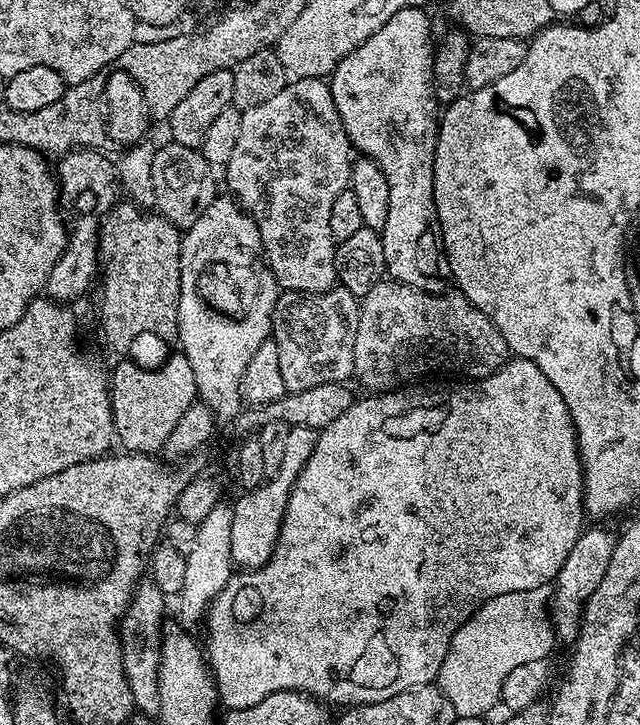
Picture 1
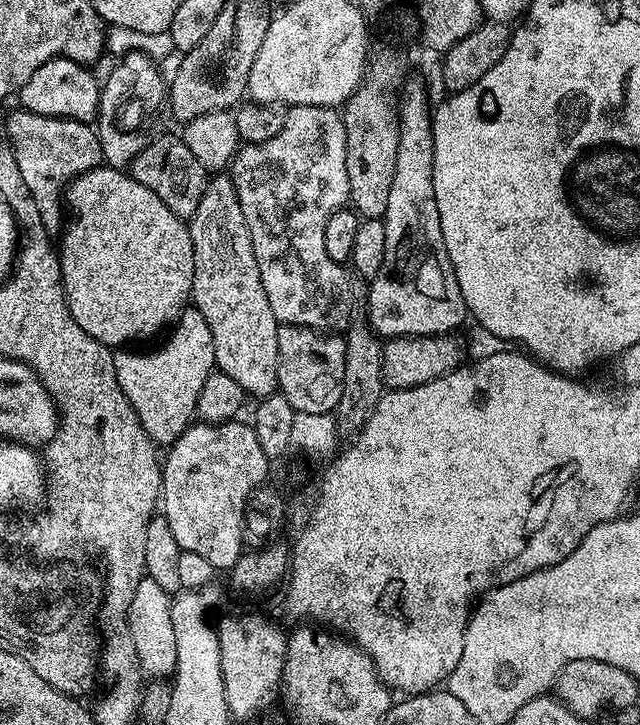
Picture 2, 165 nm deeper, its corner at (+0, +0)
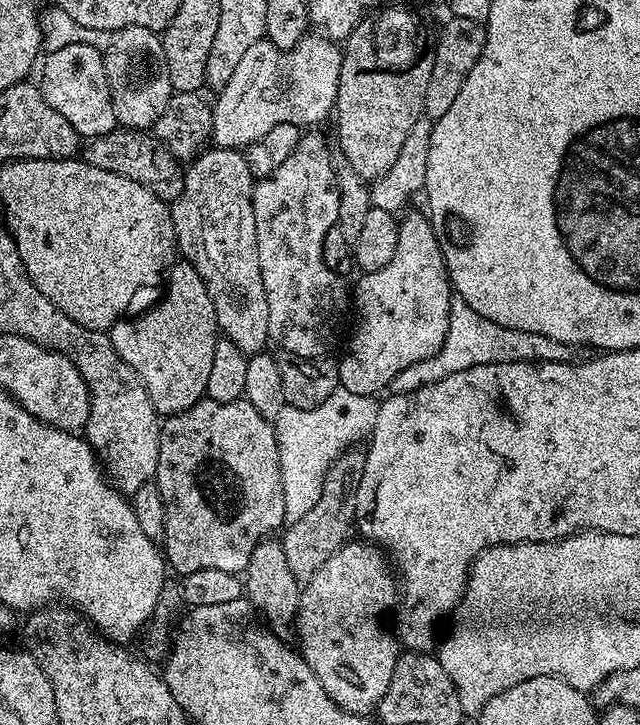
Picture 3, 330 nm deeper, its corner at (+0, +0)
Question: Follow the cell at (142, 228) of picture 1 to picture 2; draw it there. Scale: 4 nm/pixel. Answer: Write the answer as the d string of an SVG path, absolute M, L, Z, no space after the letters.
M107 166L92 168L89 172L73 178L72 183L66 188L66 212L68 217L63 225L62 235L59 237L61 240L58 240L60 285L64 288L64 301L74 322L78 322L78 326L82 326L82 330L86 330L86 334L90 334L90 338L108 345L113 350L119 349L121 346L135 345L132 344L135 340L148 340L151 336L158 335L160 331L163 333L169 326L175 325L180 318L180 313L189 303L194 282L194 246L190 242L187 223L173 214L169 206L166 206L166 203L162 202L157 194L136 181L127 171Z

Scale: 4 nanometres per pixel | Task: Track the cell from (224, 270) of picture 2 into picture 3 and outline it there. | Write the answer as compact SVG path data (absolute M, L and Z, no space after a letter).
M209 147L187 165L181 196L170 204L174 234L179 255L198 270L206 290L214 302L219 335L234 342L245 354L262 352L269 347L272 308L266 306L266 286L262 286L262 270L258 266L258 238L252 209L254 177L248 157L235 148Z

